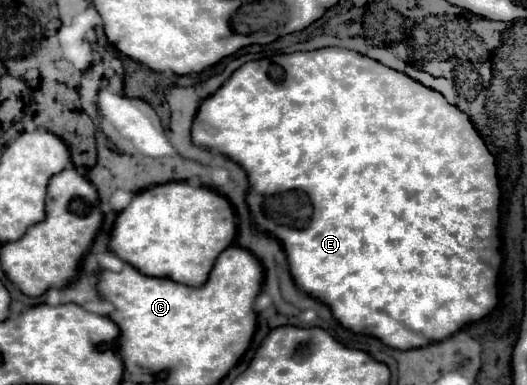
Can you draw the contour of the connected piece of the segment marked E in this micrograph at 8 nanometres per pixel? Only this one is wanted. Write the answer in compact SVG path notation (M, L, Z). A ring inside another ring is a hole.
M325 47L317 51L277 55L271 59L249 61L241 65L213 95L201 101L191 125L191 139L197 147L213 149L237 165L241 165L249 179L245 195L253 229L275 237L287 255L289 273L299 291L325 303L341 327L357 335L371 335L393 349L425 347L457 333L465 323L479 321L499 301L497 269L501 269L499 253L499 181L495 171L495 159L487 151L483 139L475 131L473 123L457 107L449 105L445 97L421 83L409 79L379 61L373 61L357 51Z

